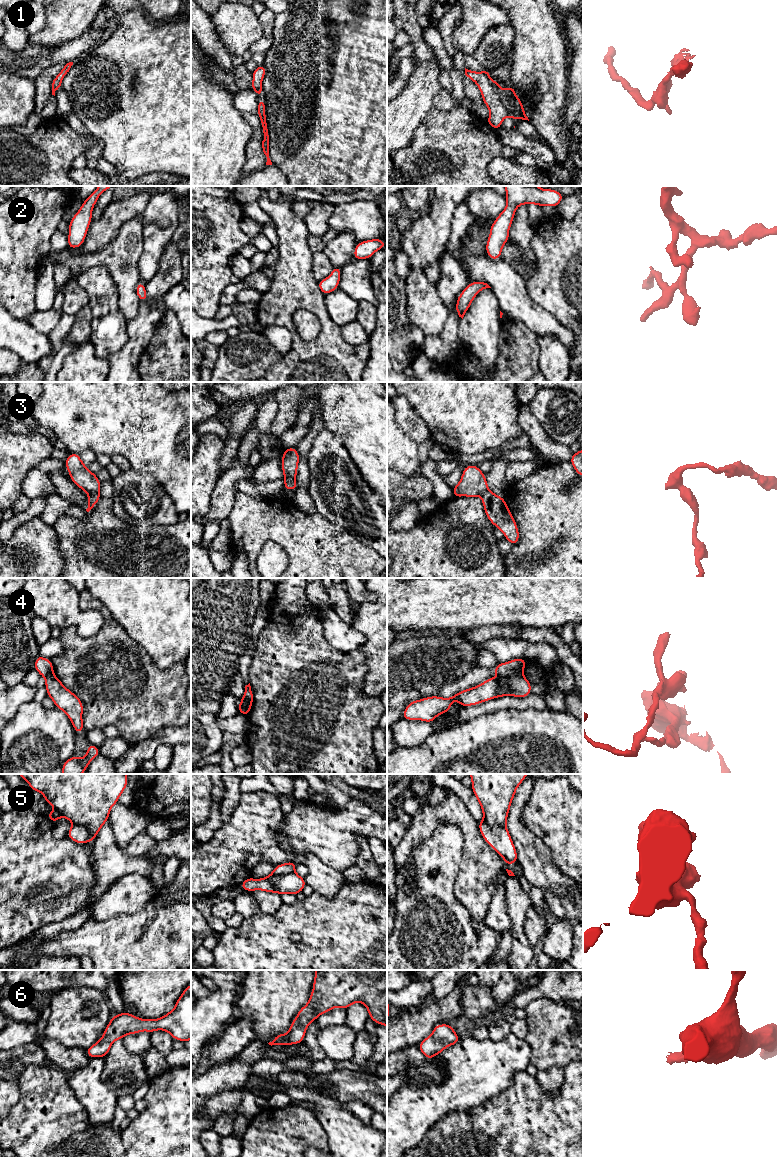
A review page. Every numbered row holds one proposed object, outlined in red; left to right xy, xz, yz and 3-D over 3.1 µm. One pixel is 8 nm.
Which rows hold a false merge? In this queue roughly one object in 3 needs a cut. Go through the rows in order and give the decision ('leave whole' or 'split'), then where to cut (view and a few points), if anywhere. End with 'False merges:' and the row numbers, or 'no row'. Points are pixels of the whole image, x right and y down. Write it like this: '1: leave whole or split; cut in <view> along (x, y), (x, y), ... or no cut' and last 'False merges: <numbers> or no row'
1: leave whole; no cut
2: leave whole; no cut
3: split; cut in xz along (294, 477), (283, 479)
4: split; cut in yz along (522, 673), (501, 676)
5: split; cut in xz along (294, 870), (276, 877), (275, 892)
6: leave whole; no cut
False merges: 3, 4, 5

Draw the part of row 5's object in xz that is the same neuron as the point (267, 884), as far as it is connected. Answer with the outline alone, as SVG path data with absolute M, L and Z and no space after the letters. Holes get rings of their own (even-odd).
M290 861L288 863L276 865L274 867L273 872L269 876L261 879L253 879L251 877L248 877L241 883L240 887L244 891L262 890L265 892L276 893L276 877L294 872L295 867L295 861Z

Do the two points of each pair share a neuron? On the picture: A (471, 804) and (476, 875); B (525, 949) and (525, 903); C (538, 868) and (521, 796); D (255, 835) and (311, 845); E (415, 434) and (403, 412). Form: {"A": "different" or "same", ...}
{"A": "different", "B": "same", "C": "same", "D": "different", "E": "same"}

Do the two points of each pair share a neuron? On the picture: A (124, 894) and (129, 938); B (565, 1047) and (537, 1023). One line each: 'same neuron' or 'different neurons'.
A: different neurons
B: same neuron

